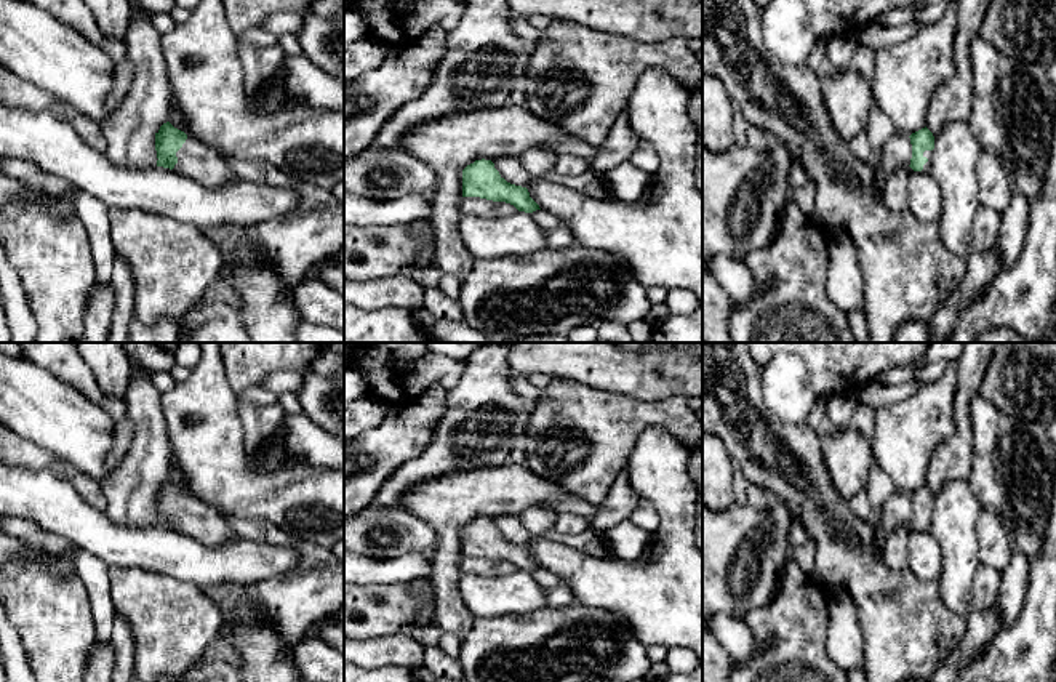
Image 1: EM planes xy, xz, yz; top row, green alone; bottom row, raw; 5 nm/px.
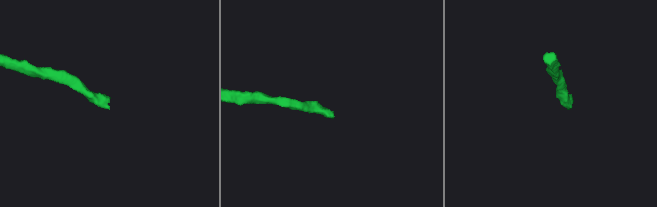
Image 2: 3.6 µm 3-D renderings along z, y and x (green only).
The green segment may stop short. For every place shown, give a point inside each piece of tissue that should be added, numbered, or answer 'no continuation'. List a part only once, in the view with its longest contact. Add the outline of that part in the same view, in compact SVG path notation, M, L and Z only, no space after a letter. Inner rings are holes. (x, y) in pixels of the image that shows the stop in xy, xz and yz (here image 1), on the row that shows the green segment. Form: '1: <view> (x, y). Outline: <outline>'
1: xy (196, 160). Outline: M187 136L176 157L178 163L174 165L174 171L208 189L218 189L238 179L218 152L195 138Z

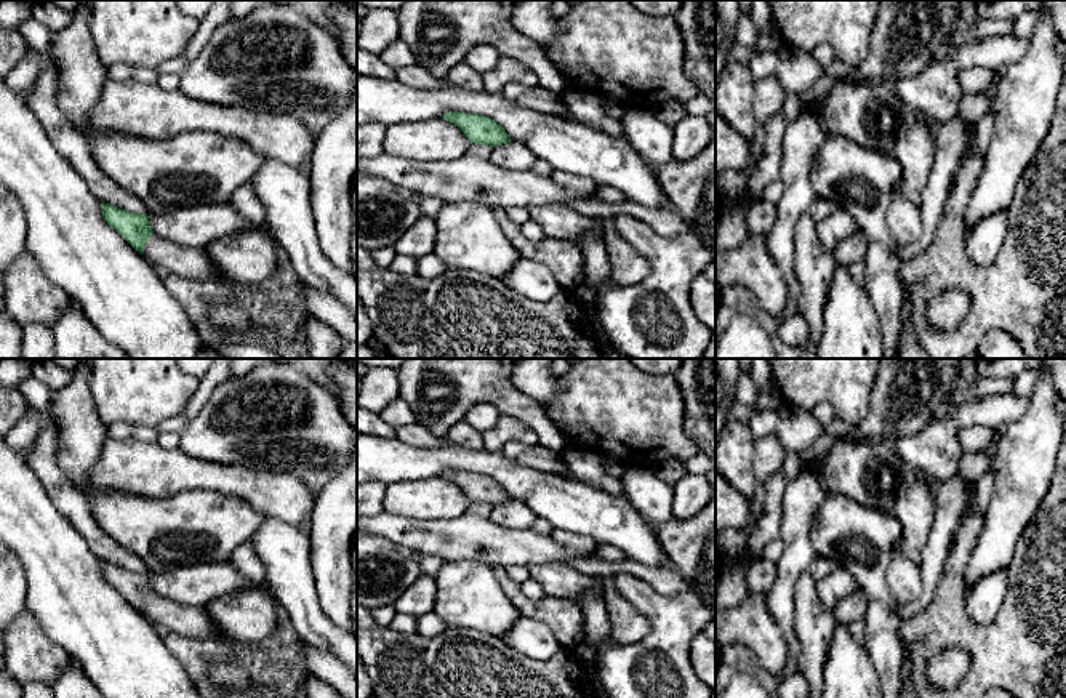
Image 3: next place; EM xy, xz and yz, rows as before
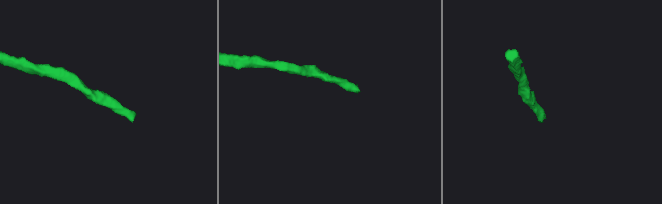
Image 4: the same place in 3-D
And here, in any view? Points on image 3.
1: xy (192, 263). Outline: M152 232L149 242L144 245L144 258L152 264L189 280L229 283L234 288L235 296L246 288L246 285L222 280L203 250L186 248L162 239L155 232Z

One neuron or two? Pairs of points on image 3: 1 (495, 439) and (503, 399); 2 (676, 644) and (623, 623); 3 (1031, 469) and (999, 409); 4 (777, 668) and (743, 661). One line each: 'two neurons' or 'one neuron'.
1: two neurons
2: two neurons
3: two neurons
4: two neurons

